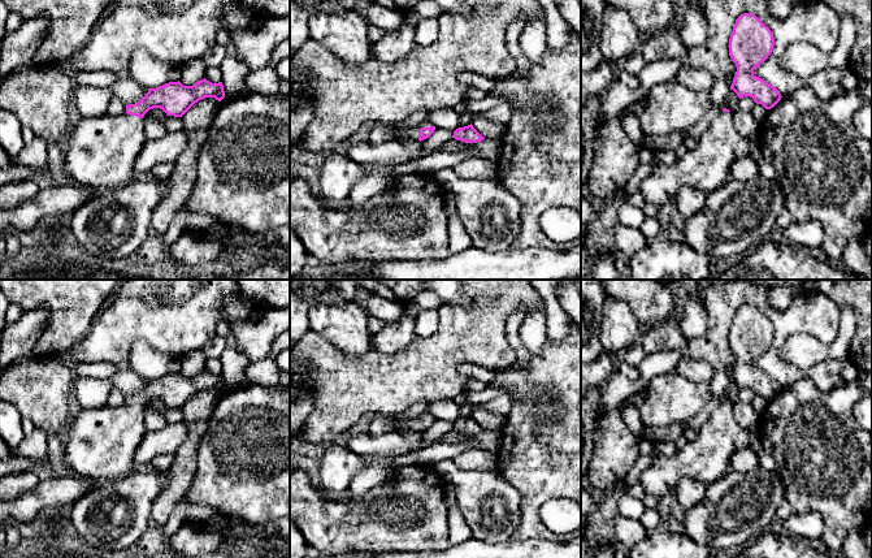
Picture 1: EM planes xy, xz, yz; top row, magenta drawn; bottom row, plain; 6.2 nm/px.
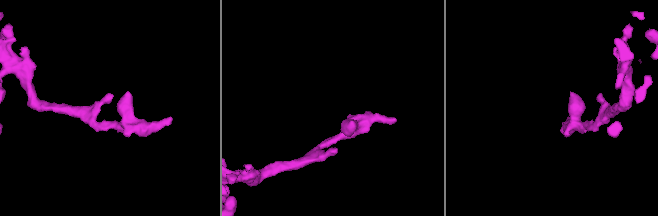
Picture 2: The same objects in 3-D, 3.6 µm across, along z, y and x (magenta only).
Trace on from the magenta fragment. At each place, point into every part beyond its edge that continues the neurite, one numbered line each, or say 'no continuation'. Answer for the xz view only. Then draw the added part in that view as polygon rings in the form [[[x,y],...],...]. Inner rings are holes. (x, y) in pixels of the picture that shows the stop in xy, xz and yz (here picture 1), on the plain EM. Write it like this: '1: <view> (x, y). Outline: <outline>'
1: xz (412, 424). Outline: [[[424,411],[420,415],[409,419],[405,424],[402,420],[402,415],[395,415],[392,416],[394,420],[394,429],[395,432],[398,432],[403,425],[405,425],[407,428],[409,428],[412,432],[418,432],[418,421],[421,419],[430,419],[434,418],[429,411]]]

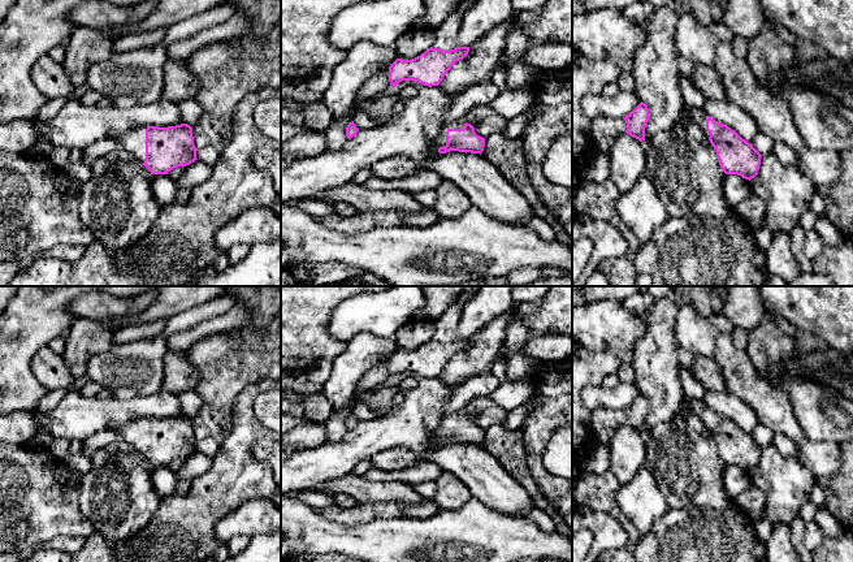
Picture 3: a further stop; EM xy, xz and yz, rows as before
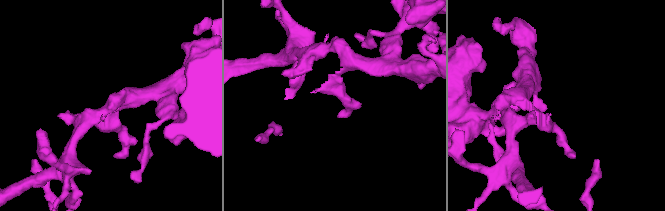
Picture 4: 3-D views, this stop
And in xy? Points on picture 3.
1: xy (134, 432). Outline: [[[146,418],[126,424],[111,424],[108,429],[117,432],[130,446],[142,454],[146,451]]]

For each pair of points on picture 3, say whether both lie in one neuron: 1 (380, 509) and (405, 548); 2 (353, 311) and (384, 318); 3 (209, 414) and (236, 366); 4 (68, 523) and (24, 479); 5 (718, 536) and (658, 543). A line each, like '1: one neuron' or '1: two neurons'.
1: two neurons
2: one neuron
3: one neuron
4: one neuron
5: one neuron

